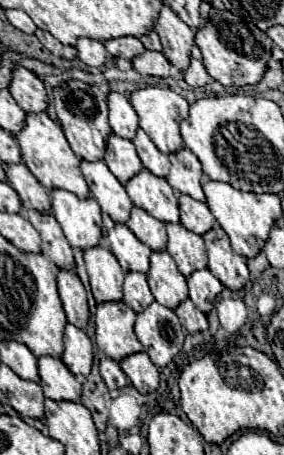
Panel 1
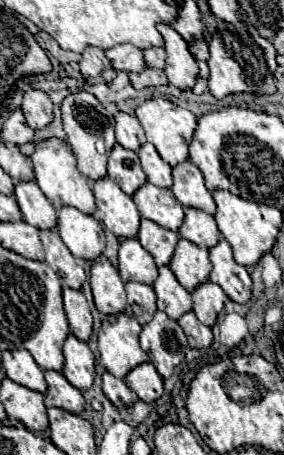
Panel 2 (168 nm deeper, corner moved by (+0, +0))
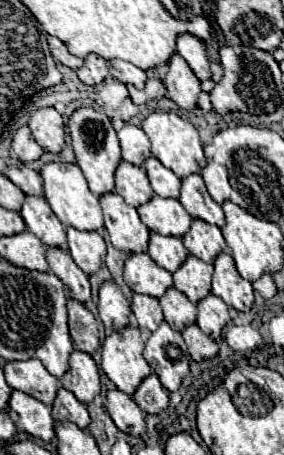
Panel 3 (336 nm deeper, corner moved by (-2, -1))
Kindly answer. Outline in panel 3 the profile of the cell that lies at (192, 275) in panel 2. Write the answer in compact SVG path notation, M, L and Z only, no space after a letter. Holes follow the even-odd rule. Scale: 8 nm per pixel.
M189 254L187 260L179 266L179 270L173 274L173 284L193 304L197 304L211 292L211 274L213 274L213 264L203 262L201 258Z

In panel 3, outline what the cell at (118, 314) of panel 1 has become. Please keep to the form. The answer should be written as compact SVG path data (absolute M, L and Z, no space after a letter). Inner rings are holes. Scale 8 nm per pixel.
M133 326L111 332L103 342L101 368L125 394L133 394L141 380L151 374L151 368L143 358L143 344L141 330Z

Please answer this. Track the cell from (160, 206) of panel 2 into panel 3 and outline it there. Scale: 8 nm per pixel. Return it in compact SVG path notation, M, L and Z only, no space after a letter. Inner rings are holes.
M153 196L149 202L137 208L143 224L165 236L183 236L189 230L191 216L185 212L179 200Z

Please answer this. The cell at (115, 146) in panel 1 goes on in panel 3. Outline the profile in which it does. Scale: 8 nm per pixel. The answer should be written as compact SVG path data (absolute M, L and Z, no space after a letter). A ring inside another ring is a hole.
M121 160L115 170L115 192L135 208L153 196L147 172L141 166L131 166L131 162L125 160Z

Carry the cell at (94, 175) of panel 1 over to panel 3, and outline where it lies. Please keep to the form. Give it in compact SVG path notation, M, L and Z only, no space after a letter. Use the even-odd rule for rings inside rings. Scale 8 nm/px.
M107 192L99 196L105 228L111 236L111 244L123 252L145 252L149 240L149 228L141 222L137 208L129 206L119 194Z

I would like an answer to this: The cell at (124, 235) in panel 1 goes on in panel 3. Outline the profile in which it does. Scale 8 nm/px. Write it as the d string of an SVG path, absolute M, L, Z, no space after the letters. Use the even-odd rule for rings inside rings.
M147 252L129 254L129 258L125 260L123 278L133 292L149 294L155 298L161 298L163 292L173 286L171 274L165 268L157 266Z

